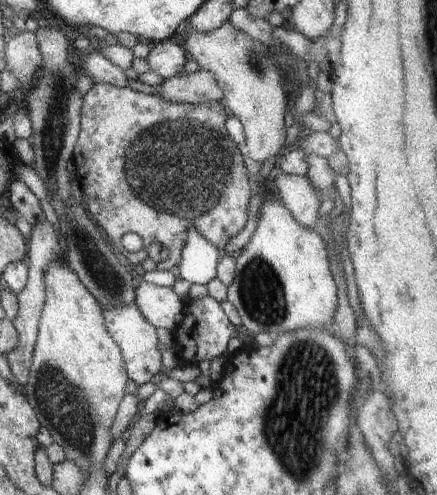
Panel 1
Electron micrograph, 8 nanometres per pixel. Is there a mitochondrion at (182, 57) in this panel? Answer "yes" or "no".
no

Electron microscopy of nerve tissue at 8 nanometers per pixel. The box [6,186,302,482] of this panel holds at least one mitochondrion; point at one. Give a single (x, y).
(58, 399)

